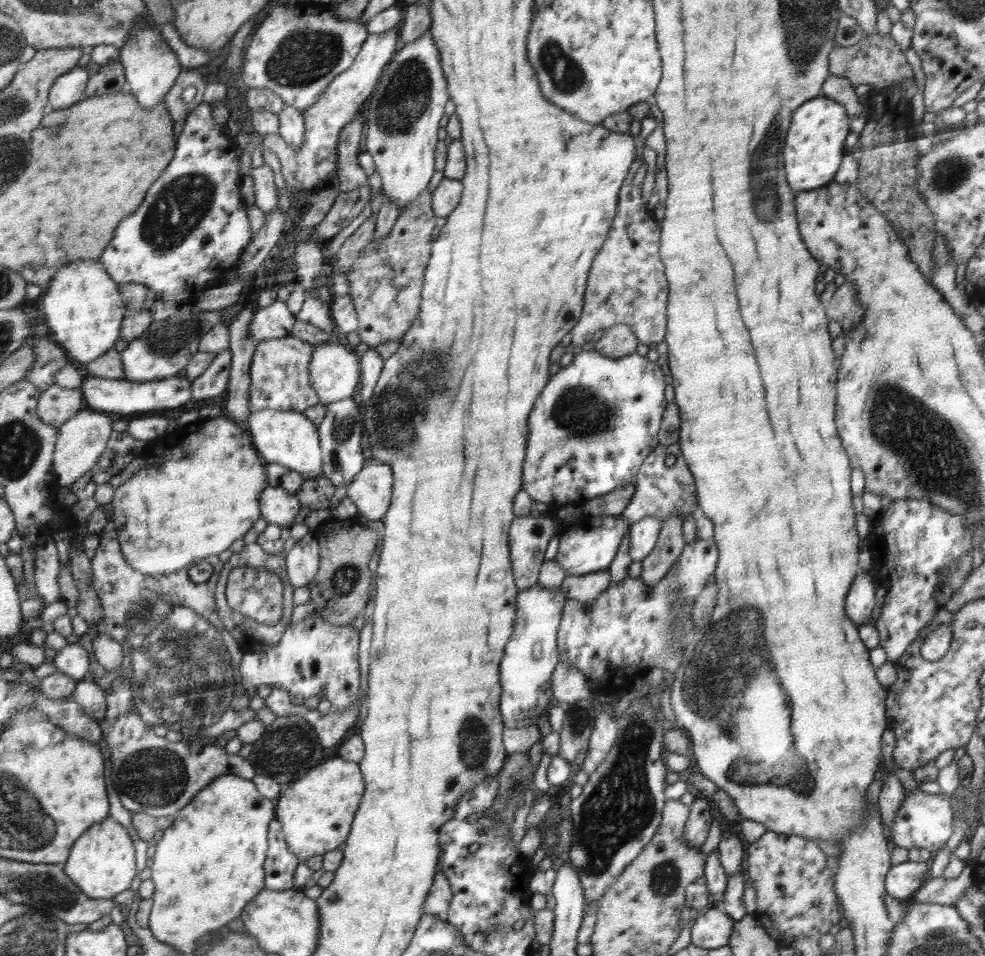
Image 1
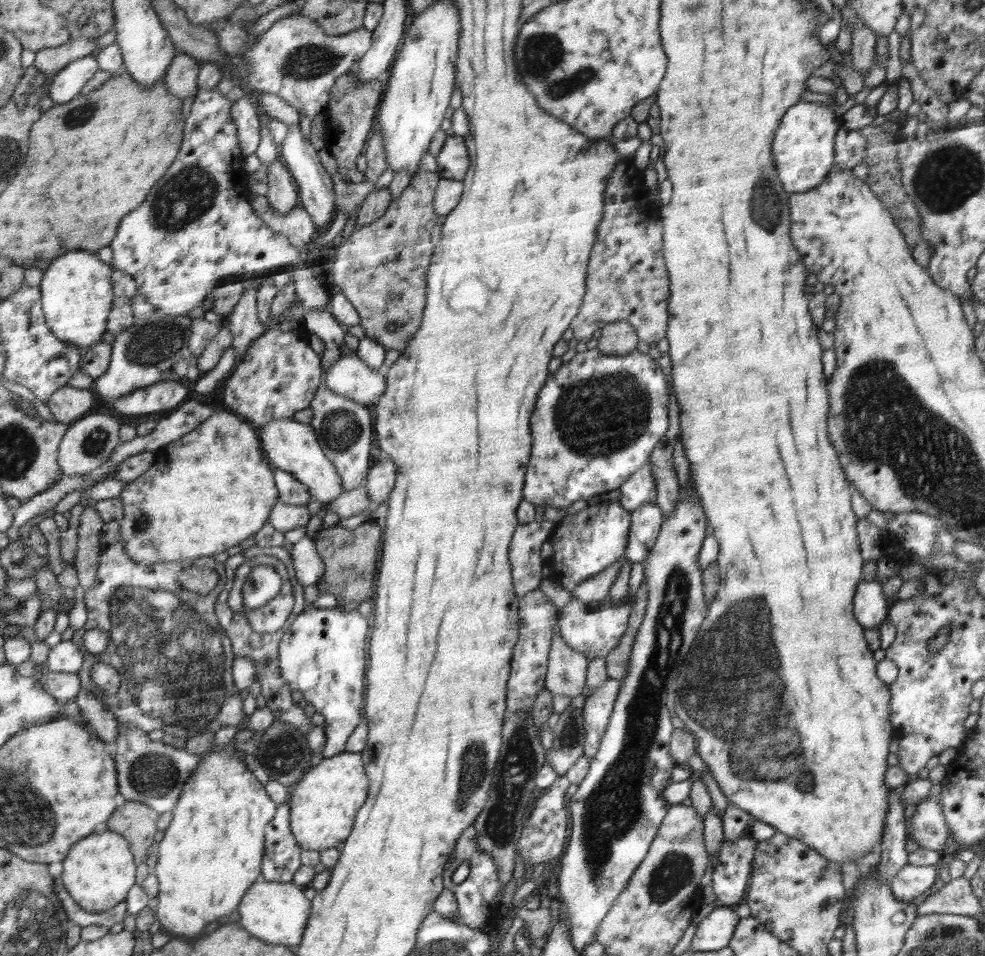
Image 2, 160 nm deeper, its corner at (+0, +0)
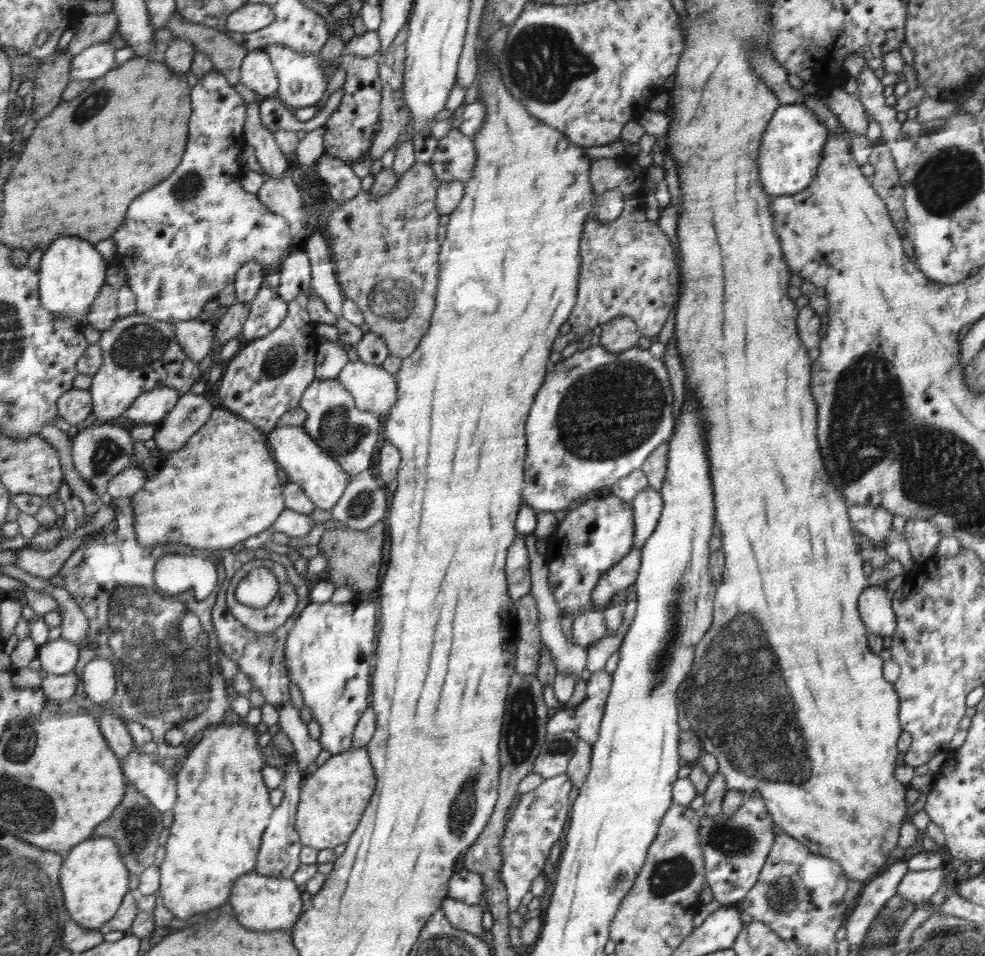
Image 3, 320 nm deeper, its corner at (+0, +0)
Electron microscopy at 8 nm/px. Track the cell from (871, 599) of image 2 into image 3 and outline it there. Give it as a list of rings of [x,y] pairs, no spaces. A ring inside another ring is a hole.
[[[878,585],[862,591],[858,600],[858,613],[865,627],[880,636],[892,636],[897,620],[891,606],[890,593]]]

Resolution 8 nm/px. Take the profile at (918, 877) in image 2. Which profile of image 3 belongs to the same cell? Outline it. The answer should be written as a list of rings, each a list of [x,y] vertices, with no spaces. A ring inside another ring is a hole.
[[[945,867],[908,871],[900,881],[897,894],[913,903],[928,901],[943,884]]]

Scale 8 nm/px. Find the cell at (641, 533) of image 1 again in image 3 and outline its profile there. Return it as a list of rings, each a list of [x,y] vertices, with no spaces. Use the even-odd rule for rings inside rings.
[[[648,486],[630,503],[635,513],[634,548],[642,550],[659,525],[663,512],[662,495],[655,488]]]

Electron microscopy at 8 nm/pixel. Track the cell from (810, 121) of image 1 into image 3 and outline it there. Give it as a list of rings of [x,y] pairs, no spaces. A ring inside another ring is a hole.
[[[803,103],[781,105],[764,129],[759,150],[759,174],[764,191],[768,195],[782,197],[796,195],[808,188],[816,176],[829,134],[828,127]]]

